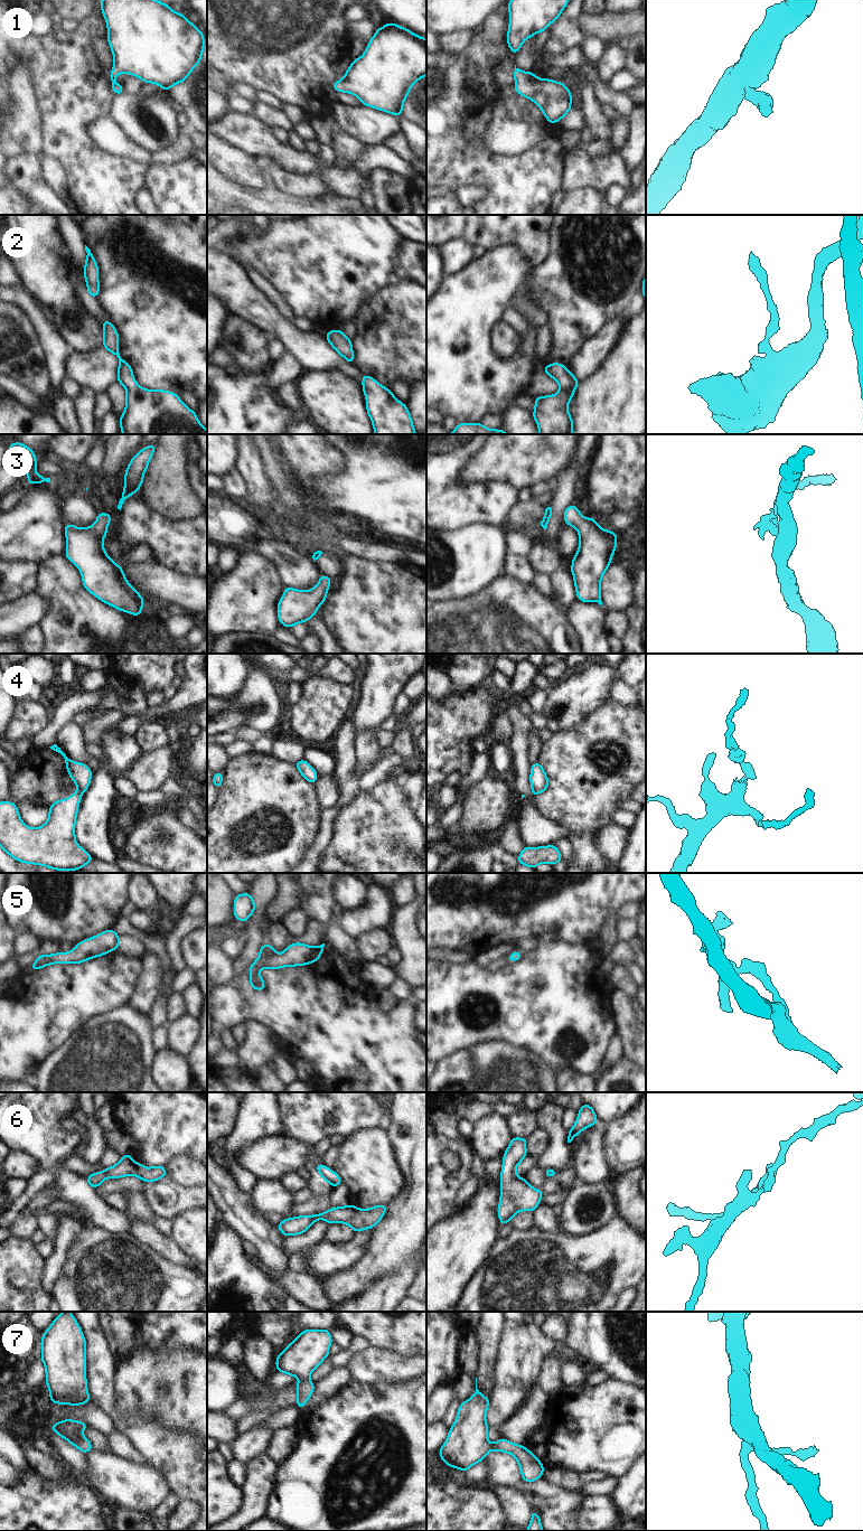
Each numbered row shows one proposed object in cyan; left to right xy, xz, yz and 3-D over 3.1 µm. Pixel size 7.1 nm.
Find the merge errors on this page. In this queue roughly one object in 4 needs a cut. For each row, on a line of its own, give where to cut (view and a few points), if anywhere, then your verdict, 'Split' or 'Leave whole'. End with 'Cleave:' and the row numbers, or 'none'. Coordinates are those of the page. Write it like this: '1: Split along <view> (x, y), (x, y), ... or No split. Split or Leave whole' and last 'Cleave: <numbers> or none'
1: No split. Leave whole
2: No split. Leave whole
3: No split. Leave whole
4: Split along xy (78, 789), (82, 792). Split
5: No split. Leave whole
6: No split. Leave whole
7: No split. Leave whole
Cleave: 4.

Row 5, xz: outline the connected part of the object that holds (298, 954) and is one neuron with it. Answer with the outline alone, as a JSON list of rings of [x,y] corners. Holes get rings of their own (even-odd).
[[[297,942],[287,947],[284,952],[279,955],[271,945],[262,945],[260,957],[248,968],[251,987],[256,990],[263,990],[265,987],[264,979],[257,975],[259,969],[279,969],[284,966],[303,966],[316,962],[320,958],[323,947],[325,943],[311,947]]]

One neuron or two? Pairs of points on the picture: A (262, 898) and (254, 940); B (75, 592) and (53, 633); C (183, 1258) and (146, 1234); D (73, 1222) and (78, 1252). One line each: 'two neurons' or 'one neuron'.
A: one neuron
B: one neuron
C: one neuron
D: two neurons

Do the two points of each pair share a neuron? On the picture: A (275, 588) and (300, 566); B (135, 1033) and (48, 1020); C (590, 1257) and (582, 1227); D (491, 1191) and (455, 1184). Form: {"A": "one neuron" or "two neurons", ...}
{"A": "two neurons", "B": "two neurons", "C": "two neurons", "D": "two neurons"}

